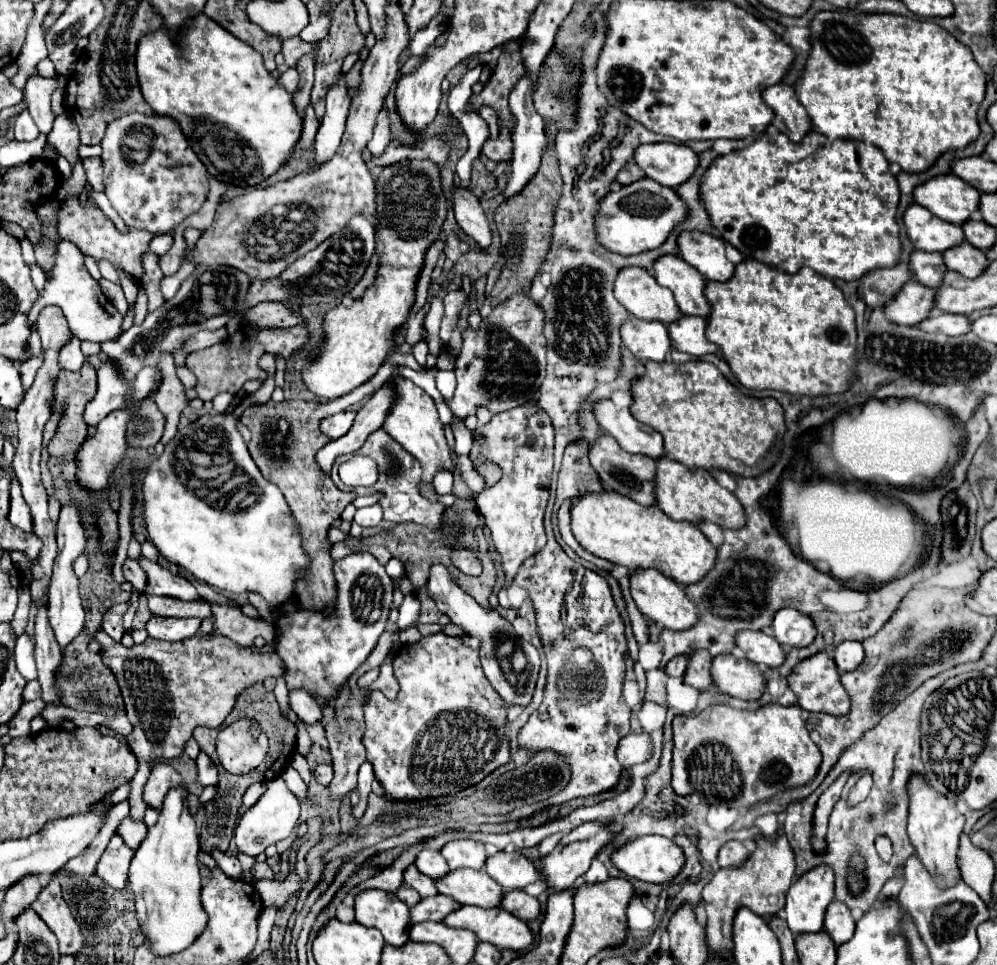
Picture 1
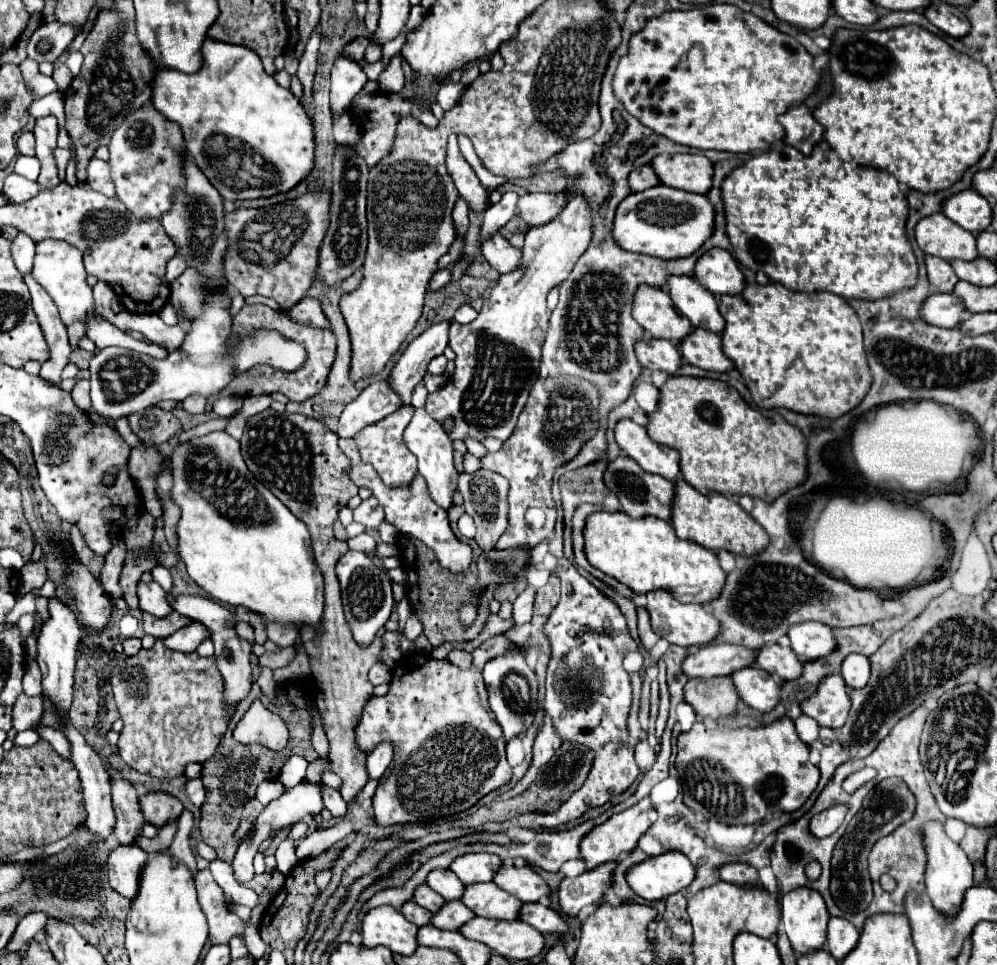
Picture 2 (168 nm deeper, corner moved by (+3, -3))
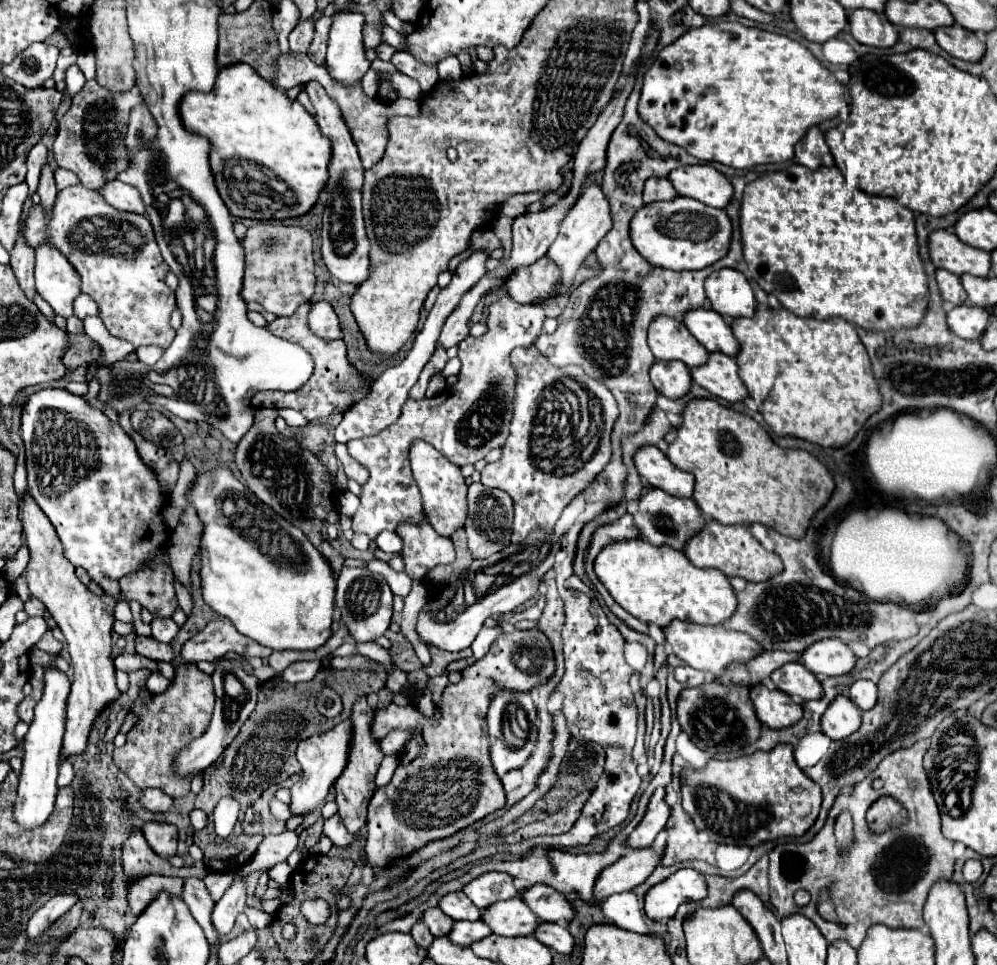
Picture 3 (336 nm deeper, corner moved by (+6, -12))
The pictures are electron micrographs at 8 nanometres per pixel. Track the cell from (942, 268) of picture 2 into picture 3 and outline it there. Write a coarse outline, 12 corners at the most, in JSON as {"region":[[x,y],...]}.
{"region":[[936,270],[940,292],[954,306],[968,302],[960,278]]}

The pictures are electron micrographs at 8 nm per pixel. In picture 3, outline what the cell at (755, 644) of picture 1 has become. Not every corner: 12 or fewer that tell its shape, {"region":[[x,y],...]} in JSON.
{"region":[[784,664],[770,674],[778,690],[802,702],[824,696],[804,664]]}

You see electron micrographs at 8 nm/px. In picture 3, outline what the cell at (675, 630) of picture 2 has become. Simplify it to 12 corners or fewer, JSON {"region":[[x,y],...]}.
{"region":[[674,620],[664,634],[688,666],[722,676],[764,652],[726,626]]}

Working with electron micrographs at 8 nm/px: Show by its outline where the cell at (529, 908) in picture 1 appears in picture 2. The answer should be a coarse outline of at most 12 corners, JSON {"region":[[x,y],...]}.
{"region":[[523,903],[519,919],[541,933],[563,935],[567,923],[541,903]]}

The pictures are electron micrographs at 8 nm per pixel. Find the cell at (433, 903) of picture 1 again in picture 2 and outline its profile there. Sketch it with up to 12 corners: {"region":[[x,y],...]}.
{"region":[[447,901],[431,917],[437,929],[457,931],[473,919],[461,901]]}

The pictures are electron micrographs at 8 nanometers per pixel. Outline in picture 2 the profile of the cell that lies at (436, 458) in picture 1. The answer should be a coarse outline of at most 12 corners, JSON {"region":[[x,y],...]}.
{"region":[[427,389],[413,391],[415,413],[405,427],[407,449],[431,499],[451,507],[457,487],[453,447],[425,411]]}

